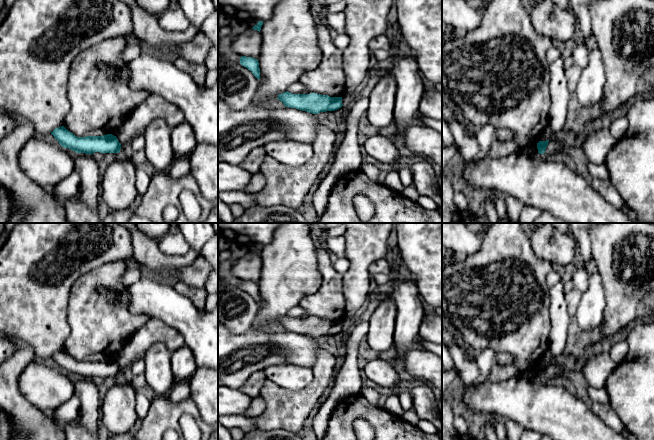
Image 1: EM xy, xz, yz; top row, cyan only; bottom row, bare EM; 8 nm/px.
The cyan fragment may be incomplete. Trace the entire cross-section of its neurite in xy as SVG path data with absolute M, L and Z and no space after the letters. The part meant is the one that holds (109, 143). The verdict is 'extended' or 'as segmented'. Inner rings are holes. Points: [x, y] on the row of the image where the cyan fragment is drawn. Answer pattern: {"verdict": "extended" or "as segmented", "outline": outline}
{"verdict": "as segmented", "outline": "M61 126L55 128L51 135L54 136L62 147L69 148L76 153L119 153L121 149L121 144L117 137L112 134L77 137L64 126Z"}

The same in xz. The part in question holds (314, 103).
{"verdict": "as segmented", "outline": "M288 91L279 94L278 98L285 107L296 108L313 114L335 111L343 106L342 97L330 97L317 93L292 94Z"}

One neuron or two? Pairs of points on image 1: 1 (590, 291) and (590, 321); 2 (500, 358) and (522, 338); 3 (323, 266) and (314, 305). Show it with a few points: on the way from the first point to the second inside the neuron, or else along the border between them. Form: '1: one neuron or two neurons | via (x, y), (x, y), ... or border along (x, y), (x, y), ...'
1: one neuron | via (590, 298), (590, 314)
2: two neurons | border along (514, 358), (511, 362), (493, 364)
3: one neuron | via (327, 276), (327, 292), (324, 295)

